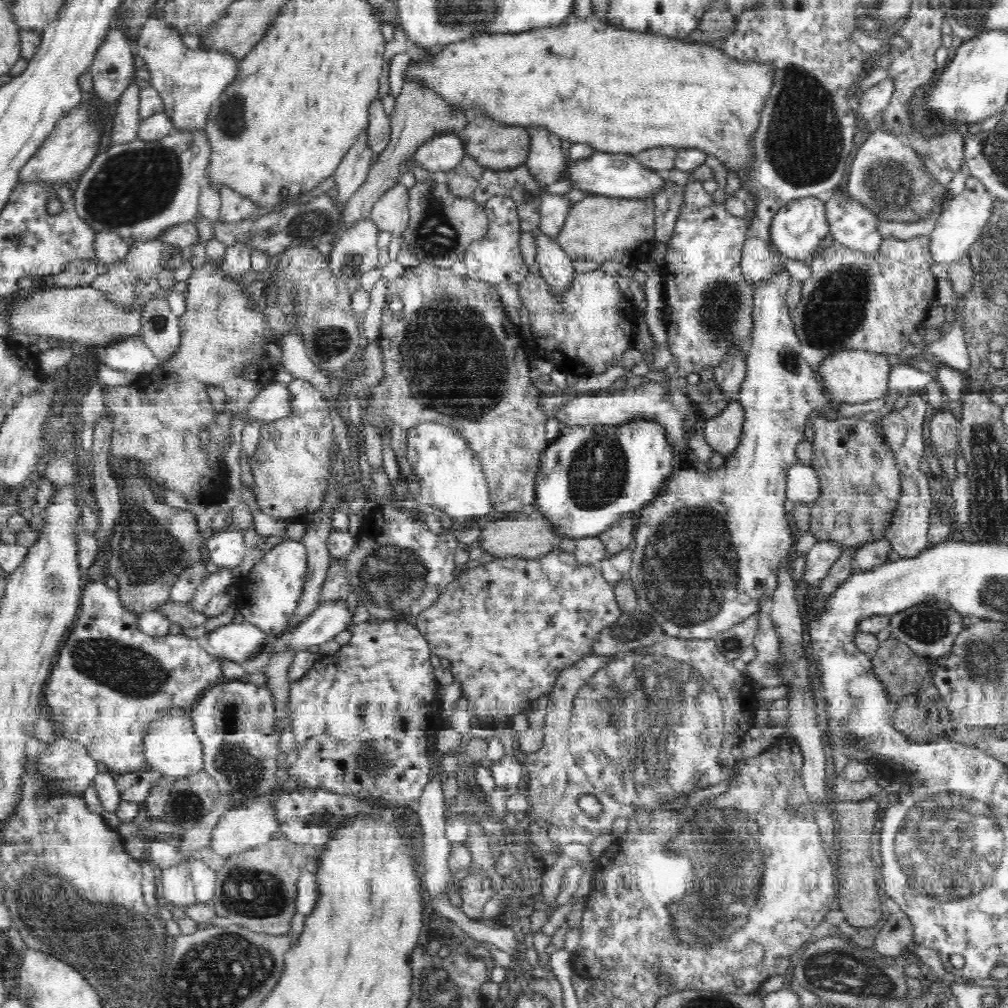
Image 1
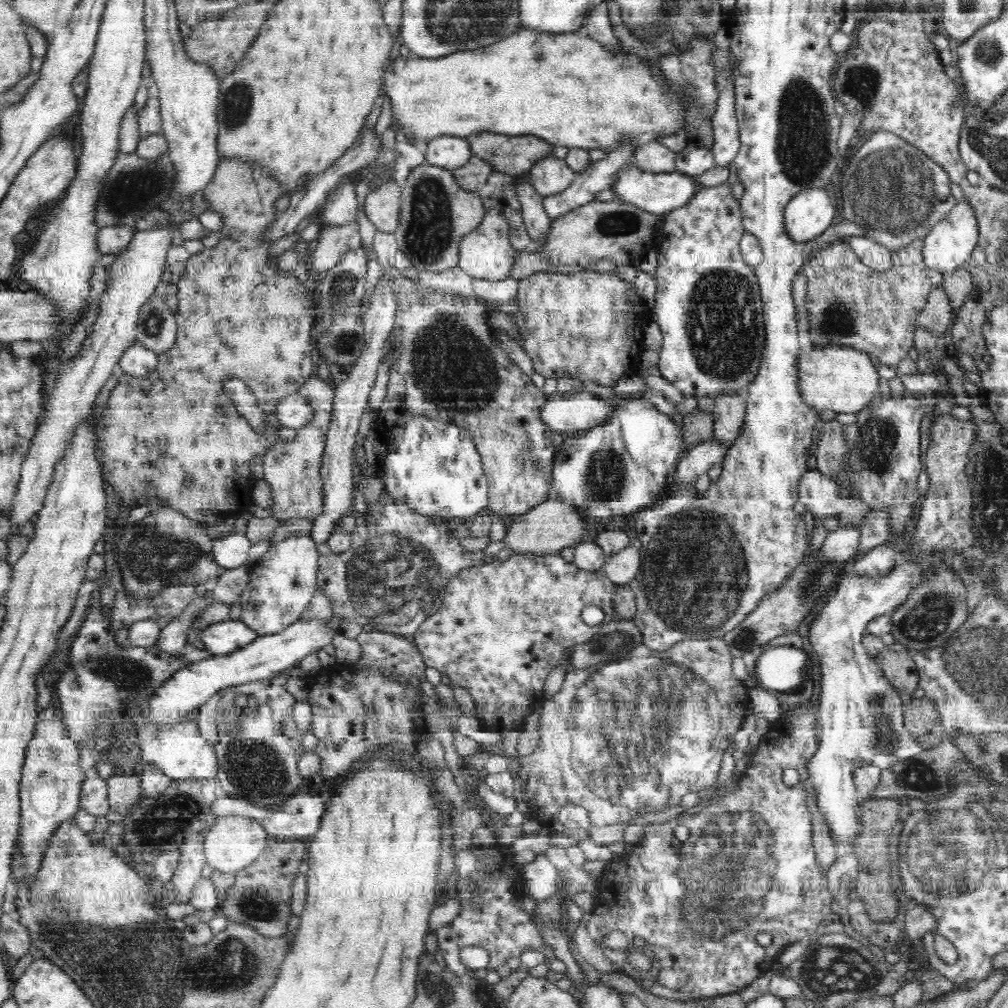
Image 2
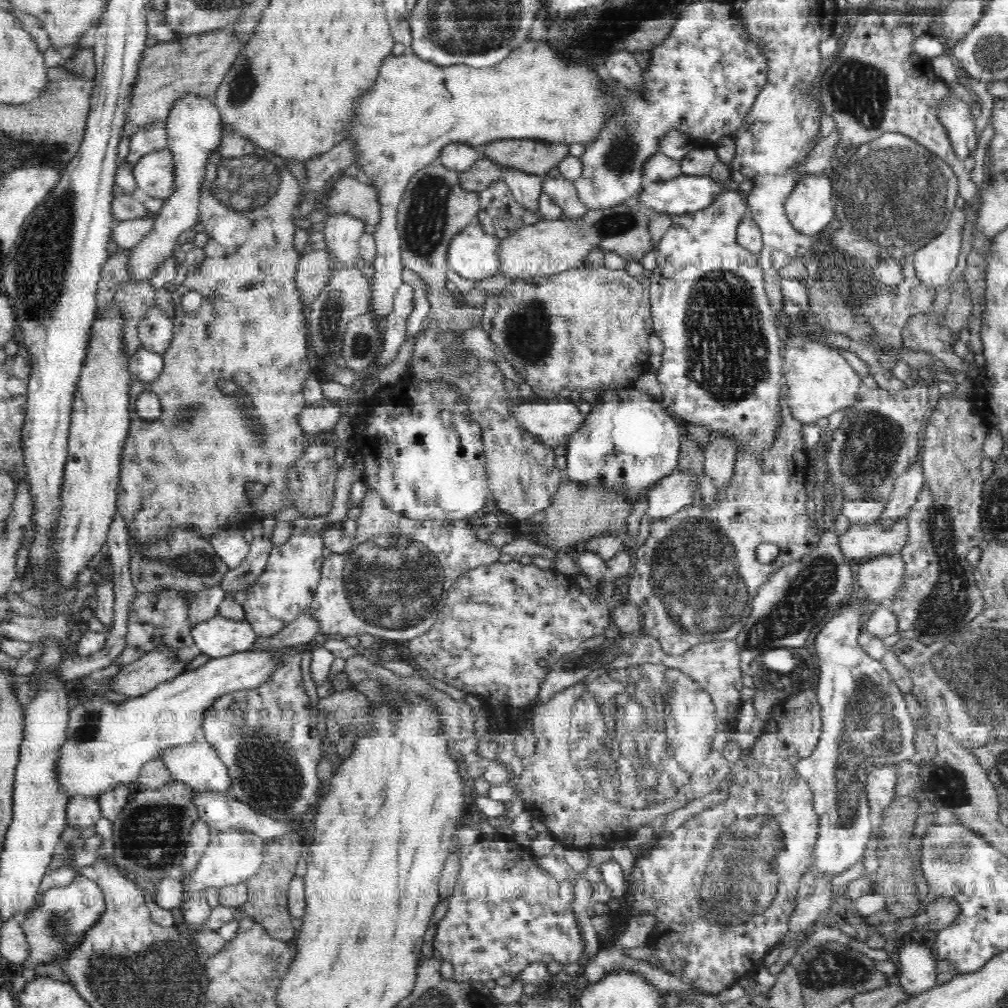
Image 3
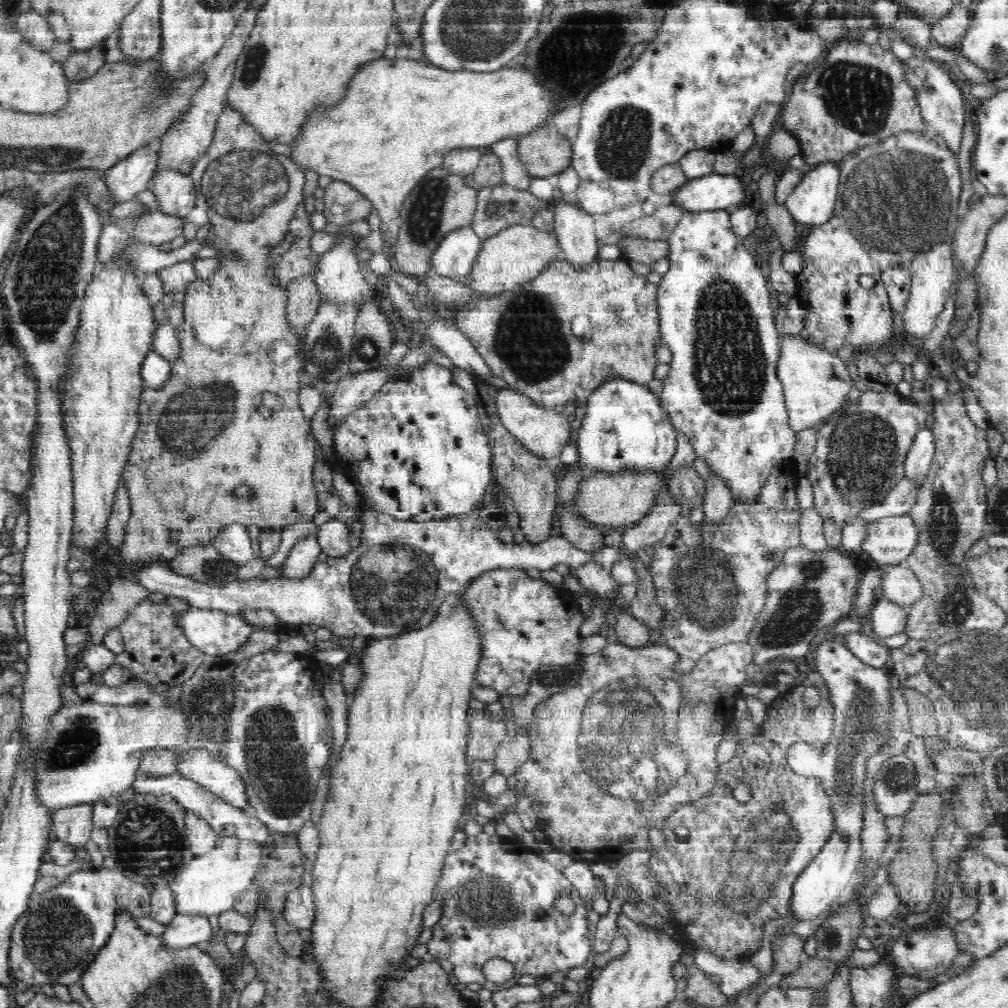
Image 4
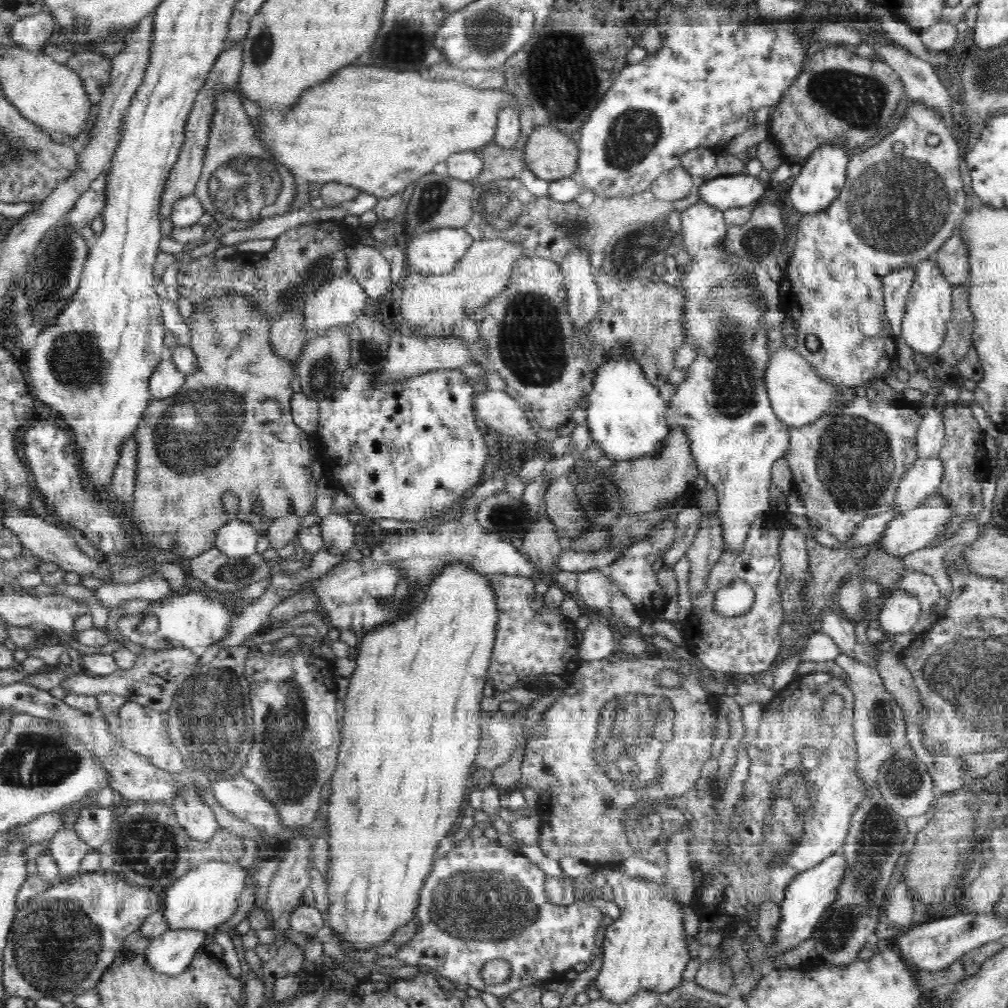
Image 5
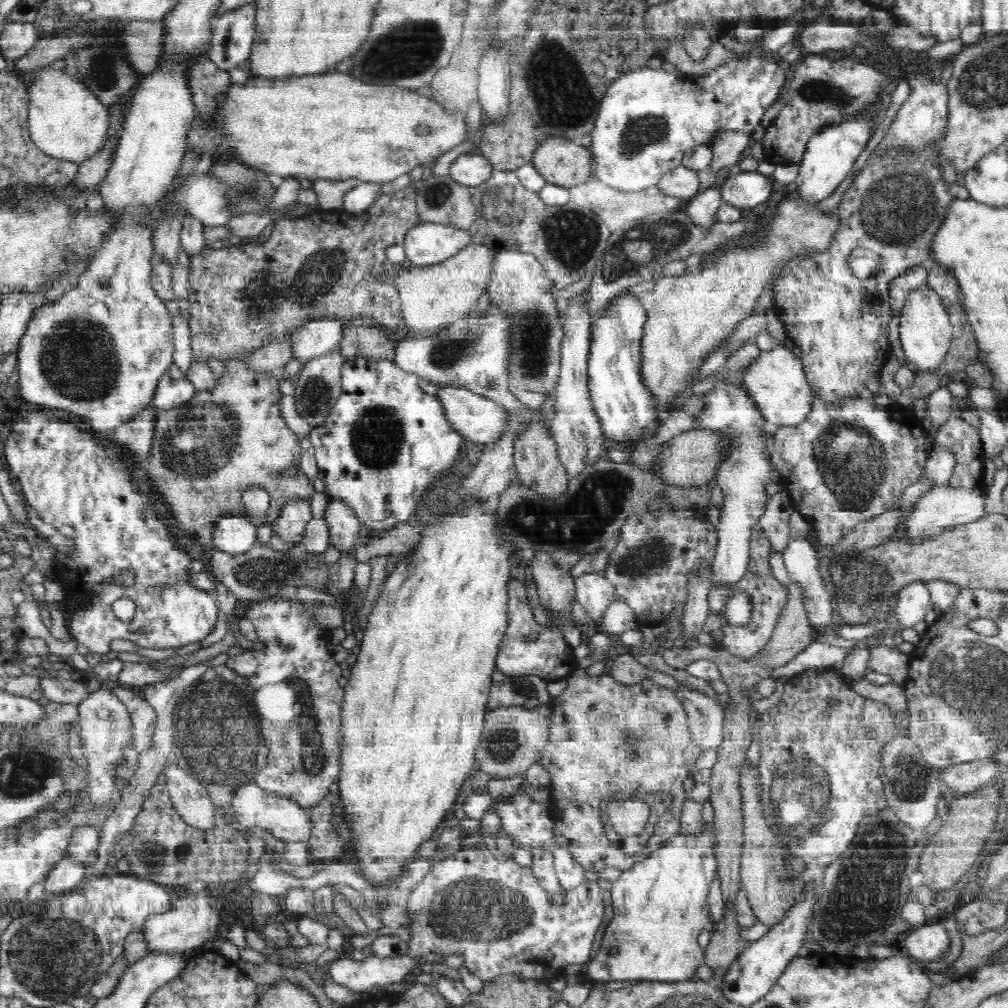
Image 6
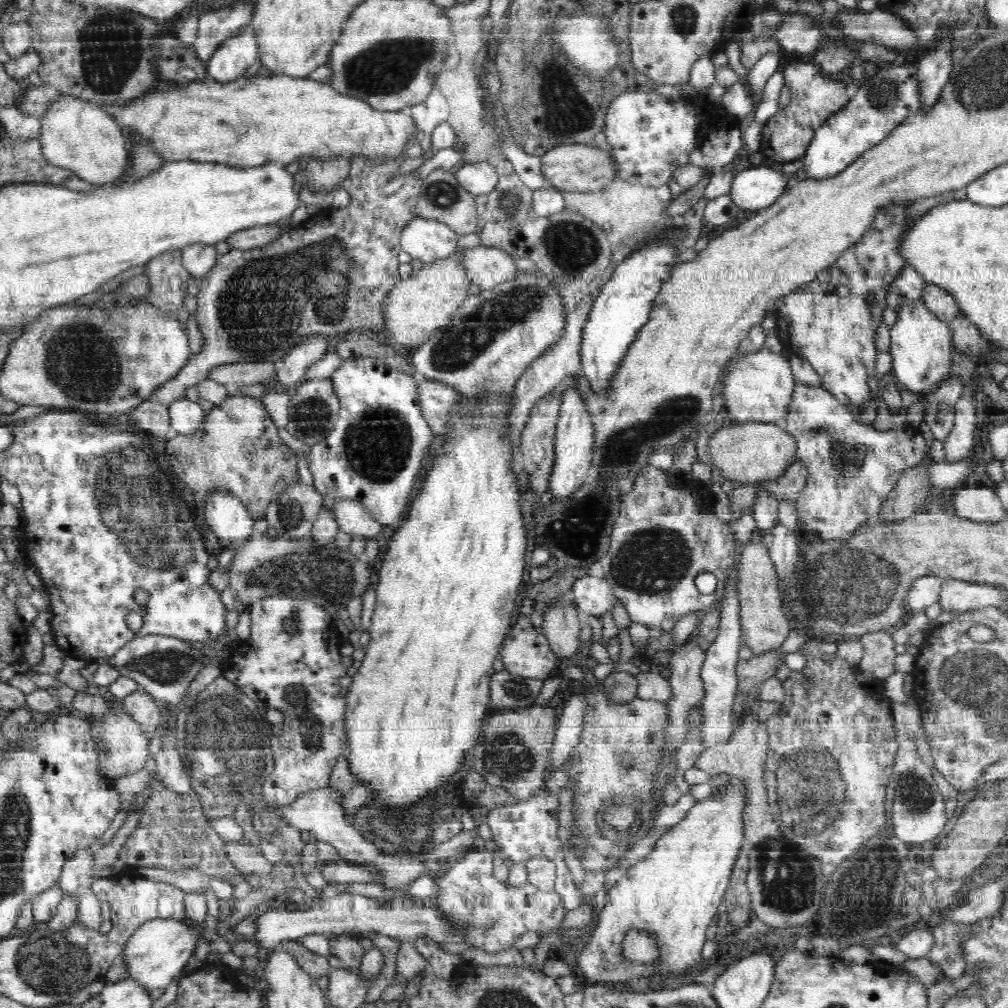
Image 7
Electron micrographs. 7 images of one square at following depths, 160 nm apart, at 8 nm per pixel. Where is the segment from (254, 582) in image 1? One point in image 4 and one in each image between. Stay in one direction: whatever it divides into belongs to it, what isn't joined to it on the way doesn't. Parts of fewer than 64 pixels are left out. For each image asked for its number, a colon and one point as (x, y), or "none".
2: (282, 583)
3: (286, 589)
4: (302, 559)

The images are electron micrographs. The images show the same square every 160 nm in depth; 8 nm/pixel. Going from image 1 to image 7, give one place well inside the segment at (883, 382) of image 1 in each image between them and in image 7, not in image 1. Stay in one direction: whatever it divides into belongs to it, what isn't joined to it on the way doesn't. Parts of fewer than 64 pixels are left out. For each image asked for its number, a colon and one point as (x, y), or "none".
2: (837, 378)
3: (819, 381)
4: (812, 391)
5: (799, 396)
6: (777, 382)
7: (757, 388)

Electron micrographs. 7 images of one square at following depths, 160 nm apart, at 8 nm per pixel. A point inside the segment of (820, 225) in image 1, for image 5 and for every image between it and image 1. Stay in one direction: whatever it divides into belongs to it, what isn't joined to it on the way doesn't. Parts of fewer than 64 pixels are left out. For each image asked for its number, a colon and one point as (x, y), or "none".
2: (807, 215)
3: (808, 207)
4: (812, 202)
5: (823, 174)

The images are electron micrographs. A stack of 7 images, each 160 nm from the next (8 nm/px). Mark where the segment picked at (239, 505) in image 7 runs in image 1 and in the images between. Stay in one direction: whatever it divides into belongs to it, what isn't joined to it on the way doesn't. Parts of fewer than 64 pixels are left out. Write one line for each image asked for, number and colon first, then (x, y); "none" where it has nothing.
1: (226, 548)
2: (231, 551)
3: (231, 546)
4: (233, 541)
5: (236, 538)
6: (233, 534)

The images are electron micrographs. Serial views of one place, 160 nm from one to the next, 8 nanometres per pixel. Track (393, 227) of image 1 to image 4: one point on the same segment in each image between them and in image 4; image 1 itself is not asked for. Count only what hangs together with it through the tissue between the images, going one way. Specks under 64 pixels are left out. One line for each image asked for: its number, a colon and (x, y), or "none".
2: (381, 206)
3: (348, 195)
4: (343, 203)

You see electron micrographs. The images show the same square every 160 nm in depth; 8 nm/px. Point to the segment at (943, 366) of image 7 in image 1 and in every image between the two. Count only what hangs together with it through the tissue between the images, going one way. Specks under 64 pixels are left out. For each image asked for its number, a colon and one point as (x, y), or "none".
1: (960, 222)
2: (949, 245)
3: (934, 262)
4: (932, 272)
5: (928, 310)
6: (925, 330)

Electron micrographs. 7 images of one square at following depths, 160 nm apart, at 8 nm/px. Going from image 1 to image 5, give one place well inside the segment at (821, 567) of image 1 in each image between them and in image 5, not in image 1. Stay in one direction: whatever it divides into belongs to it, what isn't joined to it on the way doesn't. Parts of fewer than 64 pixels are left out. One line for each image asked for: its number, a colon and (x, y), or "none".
2: (839, 546)
3: (860, 541)
4: (889, 541)
5: (911, 530)

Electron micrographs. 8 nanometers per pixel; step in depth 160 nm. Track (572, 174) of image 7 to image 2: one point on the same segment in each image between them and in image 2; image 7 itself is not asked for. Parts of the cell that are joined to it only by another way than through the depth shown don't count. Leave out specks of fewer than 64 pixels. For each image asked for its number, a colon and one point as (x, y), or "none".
2: (513, 155)
3: (534, 156)
4: (545, 152)
5: (550, 155)
6: (563, 163)

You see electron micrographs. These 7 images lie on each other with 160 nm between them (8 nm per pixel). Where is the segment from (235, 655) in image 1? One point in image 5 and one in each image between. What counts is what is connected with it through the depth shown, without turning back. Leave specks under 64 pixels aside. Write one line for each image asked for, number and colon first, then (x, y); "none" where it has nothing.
2: (222, 638)
3: (218, 636)
4: (216, 633)
5: (186, 620)

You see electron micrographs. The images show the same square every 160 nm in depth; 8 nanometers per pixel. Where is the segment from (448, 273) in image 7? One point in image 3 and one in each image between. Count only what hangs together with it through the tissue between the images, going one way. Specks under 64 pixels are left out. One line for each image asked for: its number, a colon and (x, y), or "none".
3: (551, 246)
4: (515, 255)
5: (433, 305)
6: (432, 298)

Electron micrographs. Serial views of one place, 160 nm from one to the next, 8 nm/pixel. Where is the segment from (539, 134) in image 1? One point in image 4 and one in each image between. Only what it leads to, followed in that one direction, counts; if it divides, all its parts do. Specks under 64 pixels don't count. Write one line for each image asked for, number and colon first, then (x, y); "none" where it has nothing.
2: (551, 175)
3: (562, 193)
4: (574, 228)

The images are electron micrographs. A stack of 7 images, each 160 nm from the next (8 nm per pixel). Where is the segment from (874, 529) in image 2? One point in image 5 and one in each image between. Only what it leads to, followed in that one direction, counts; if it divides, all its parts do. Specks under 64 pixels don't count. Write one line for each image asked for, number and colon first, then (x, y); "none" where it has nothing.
3: (907, 487)
4: (920, 456)
5: (930, 436)

